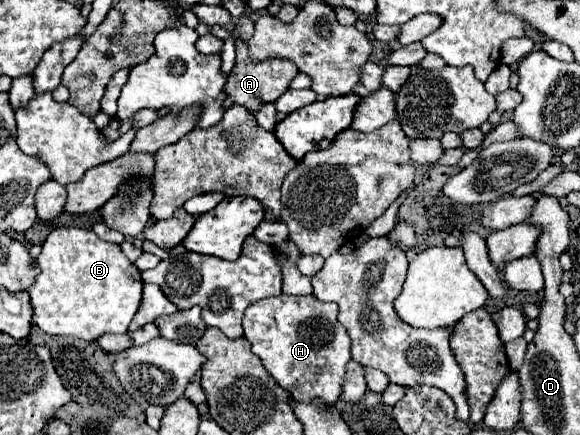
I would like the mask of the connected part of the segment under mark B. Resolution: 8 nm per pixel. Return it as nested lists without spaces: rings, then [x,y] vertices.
[[[54,228],[42,252],[36,258],[42,268],[34,286],[28,288],[32,298],[32,322],[48,334],[72,336],[86,342],[102,334],[126,334],[142,300],[140,270],[122,254],[118,244],[100,240],[92,230]]]

